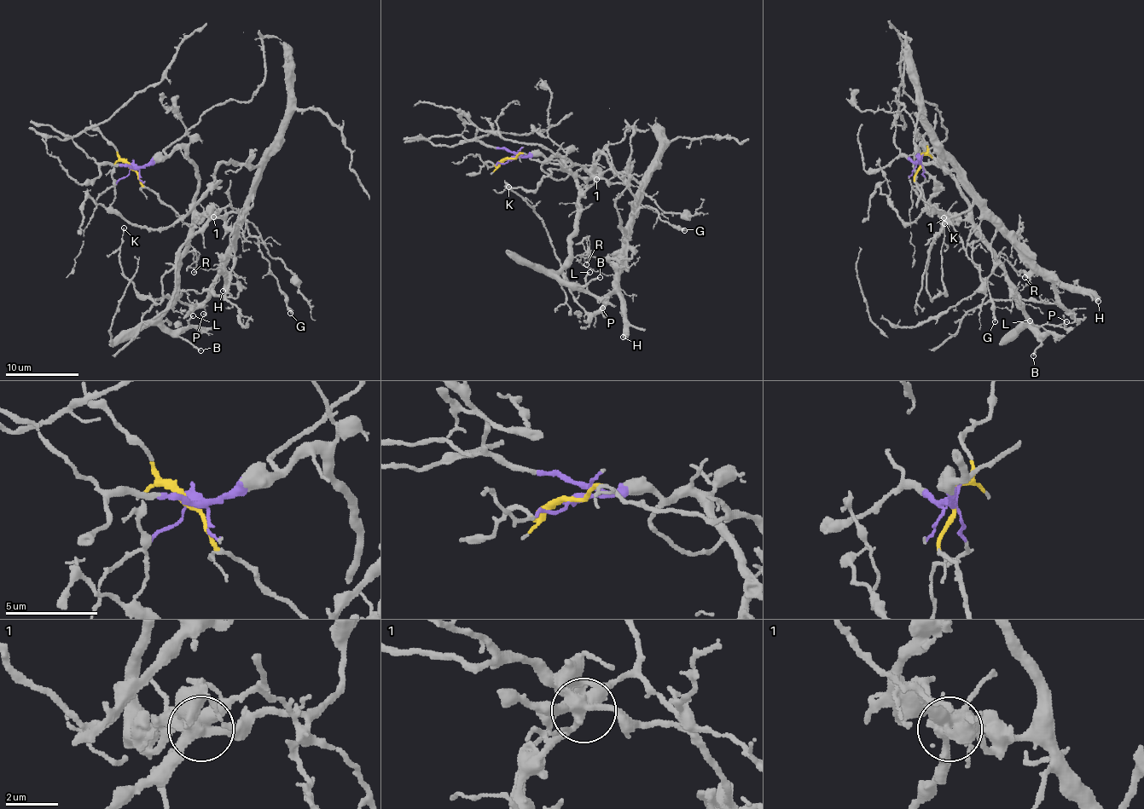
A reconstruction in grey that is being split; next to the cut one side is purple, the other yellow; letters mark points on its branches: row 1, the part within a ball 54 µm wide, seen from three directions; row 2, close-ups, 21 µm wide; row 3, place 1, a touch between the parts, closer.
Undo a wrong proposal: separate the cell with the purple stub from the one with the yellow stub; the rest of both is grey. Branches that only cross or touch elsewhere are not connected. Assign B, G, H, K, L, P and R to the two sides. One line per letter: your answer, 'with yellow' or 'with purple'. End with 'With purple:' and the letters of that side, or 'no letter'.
B: with purple
G: with yellow
H: with yellow
K: with yellow
L: with purple
P: with yellow
R: with yellow
With purple: B, L

